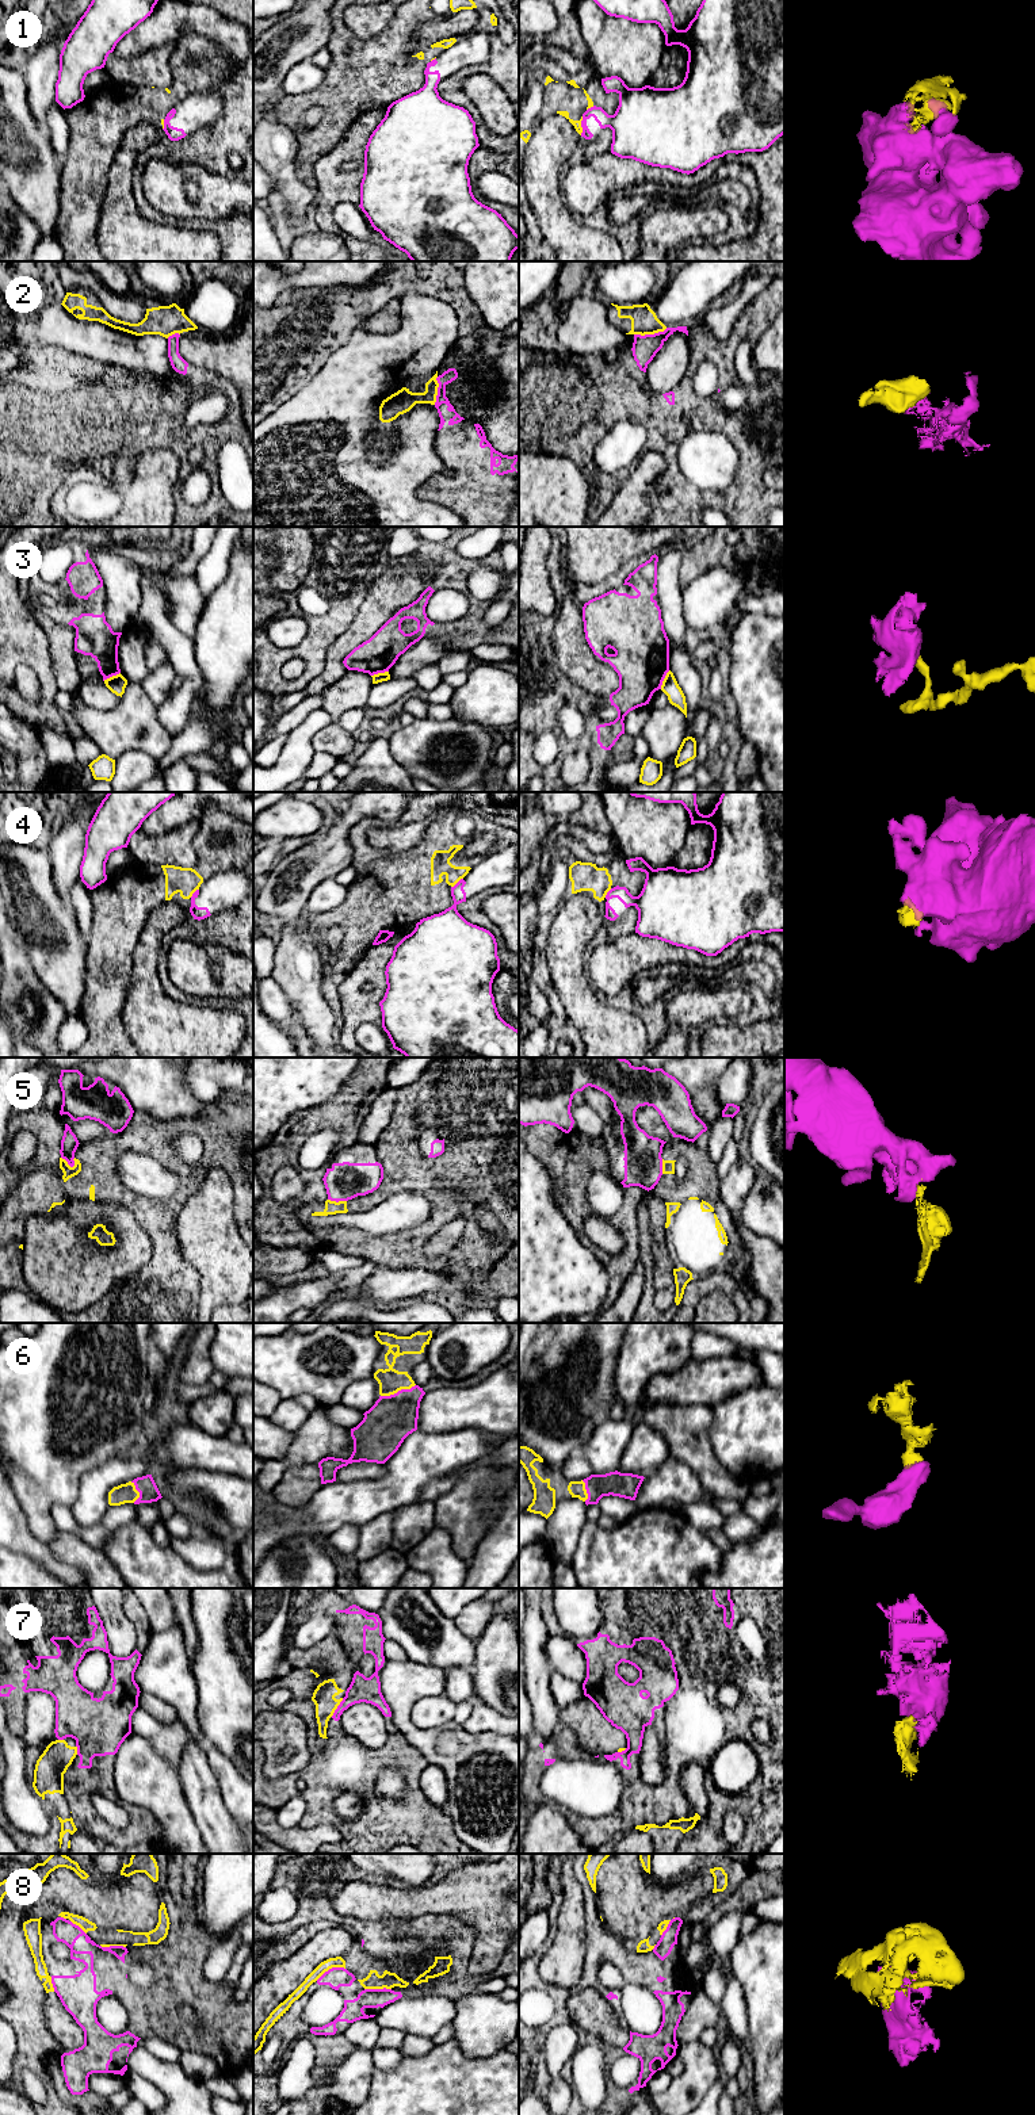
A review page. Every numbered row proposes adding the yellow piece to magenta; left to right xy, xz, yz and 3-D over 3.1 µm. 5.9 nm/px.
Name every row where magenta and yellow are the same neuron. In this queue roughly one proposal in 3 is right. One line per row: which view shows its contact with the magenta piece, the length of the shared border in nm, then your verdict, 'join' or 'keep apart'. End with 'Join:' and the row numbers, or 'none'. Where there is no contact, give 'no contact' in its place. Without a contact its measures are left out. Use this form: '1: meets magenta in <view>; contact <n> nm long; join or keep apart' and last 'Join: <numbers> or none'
1: meets magenta in yz; contact 110 nm long; keep apart
2: meets magenta in yz; contact 200 nm long; keep apart
3: meets magenta in yz; contact 130 nm long; keep apart
4: meets magenta in xz; contact 90 nm long; keep apart
5: meets magenta in xy; contact 100 nm long; keep apart
6: meets magenta in xz; contact 220 nm long; join
7: meets magenta in xz; contact 130 nm long; keep apart
8: meets magenta in xz; contact 190 nm long; keep apart
Join: 6

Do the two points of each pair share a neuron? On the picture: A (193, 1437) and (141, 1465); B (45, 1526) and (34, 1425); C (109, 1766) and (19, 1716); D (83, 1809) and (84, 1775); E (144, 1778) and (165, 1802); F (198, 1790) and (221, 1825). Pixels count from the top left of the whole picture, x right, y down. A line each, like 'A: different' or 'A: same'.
A: different
B: same
C: same
D: same
E: same
F: same

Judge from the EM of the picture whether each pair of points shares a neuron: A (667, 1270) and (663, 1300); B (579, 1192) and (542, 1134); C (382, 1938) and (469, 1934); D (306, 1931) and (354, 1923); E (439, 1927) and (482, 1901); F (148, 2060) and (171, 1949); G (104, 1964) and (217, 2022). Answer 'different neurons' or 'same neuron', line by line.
A: same neuron
B: same neuron
C: same neuron
D: different neurons
E: different neurons
F: different neurons
G: same neuron

